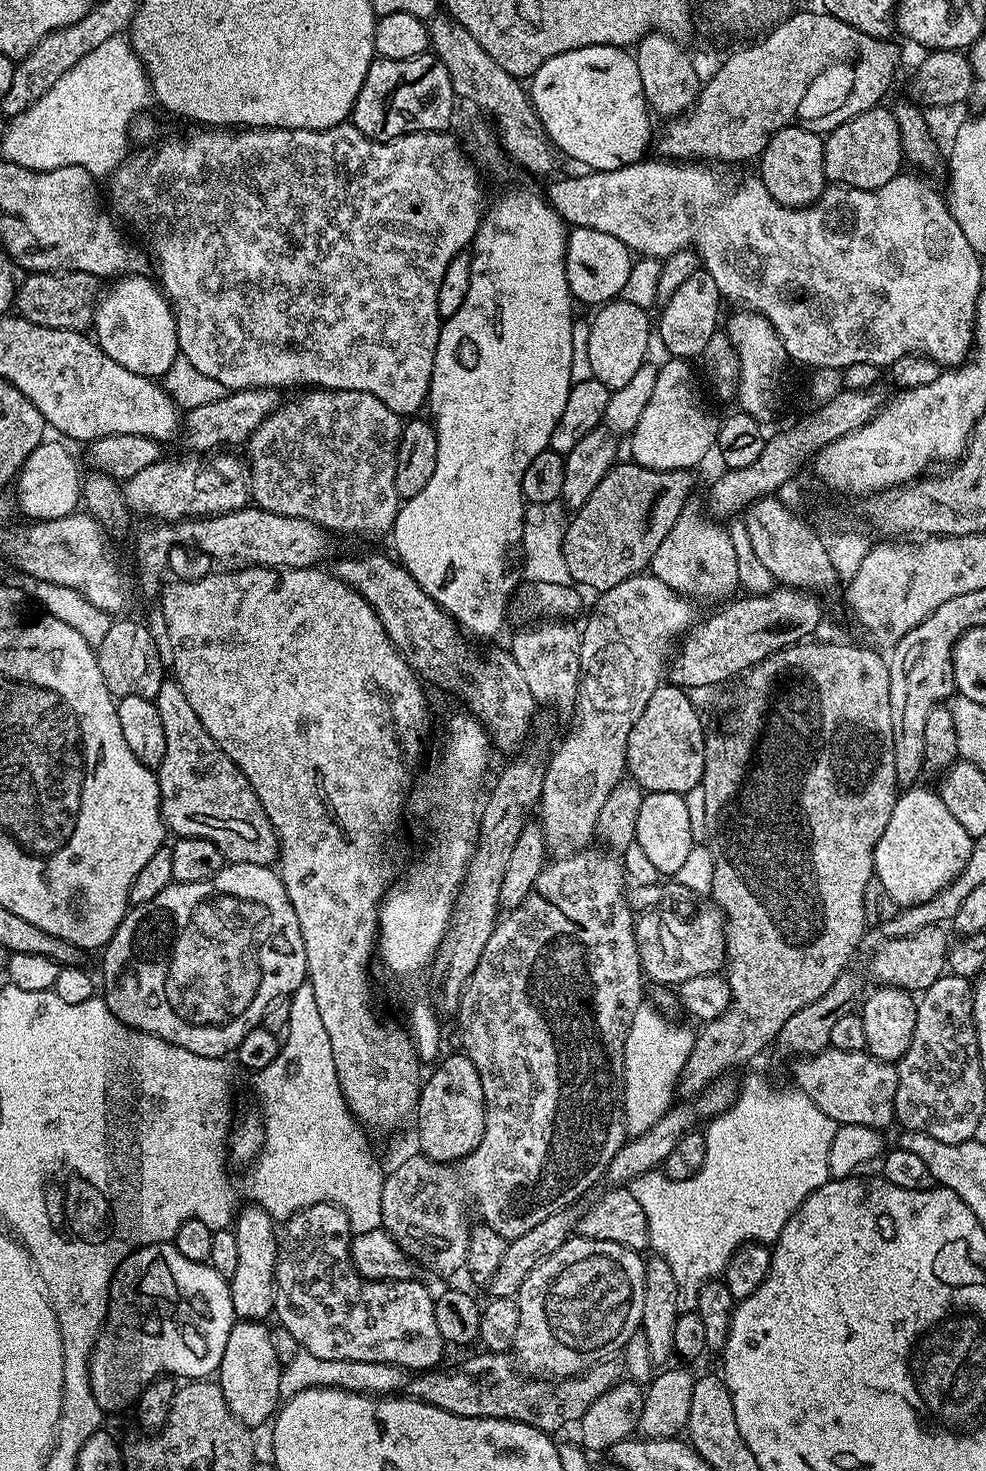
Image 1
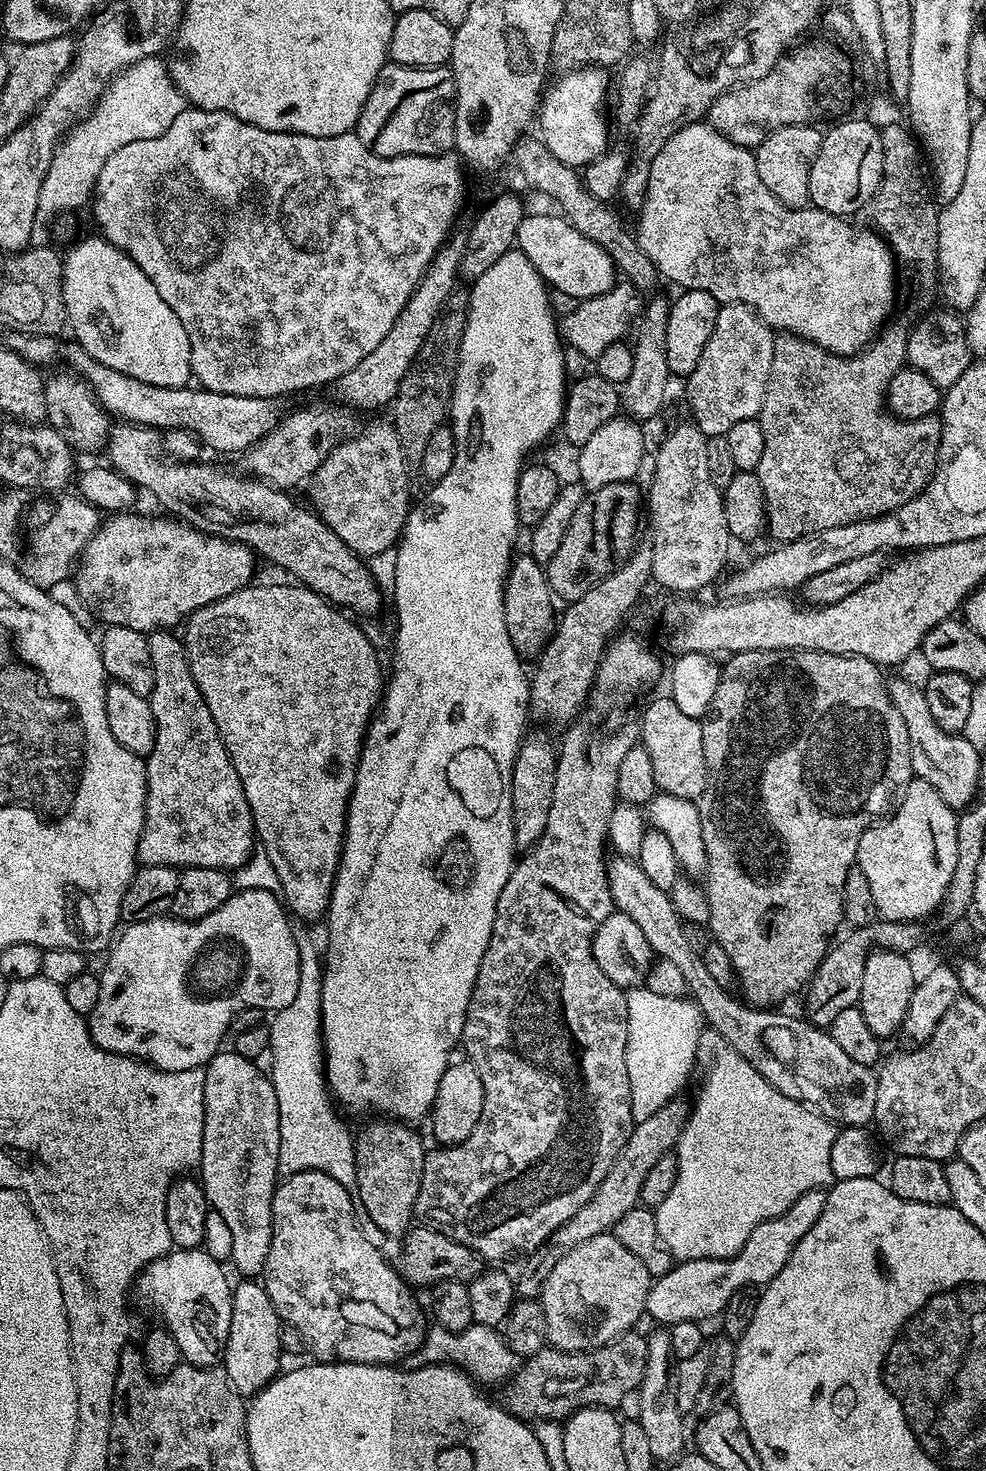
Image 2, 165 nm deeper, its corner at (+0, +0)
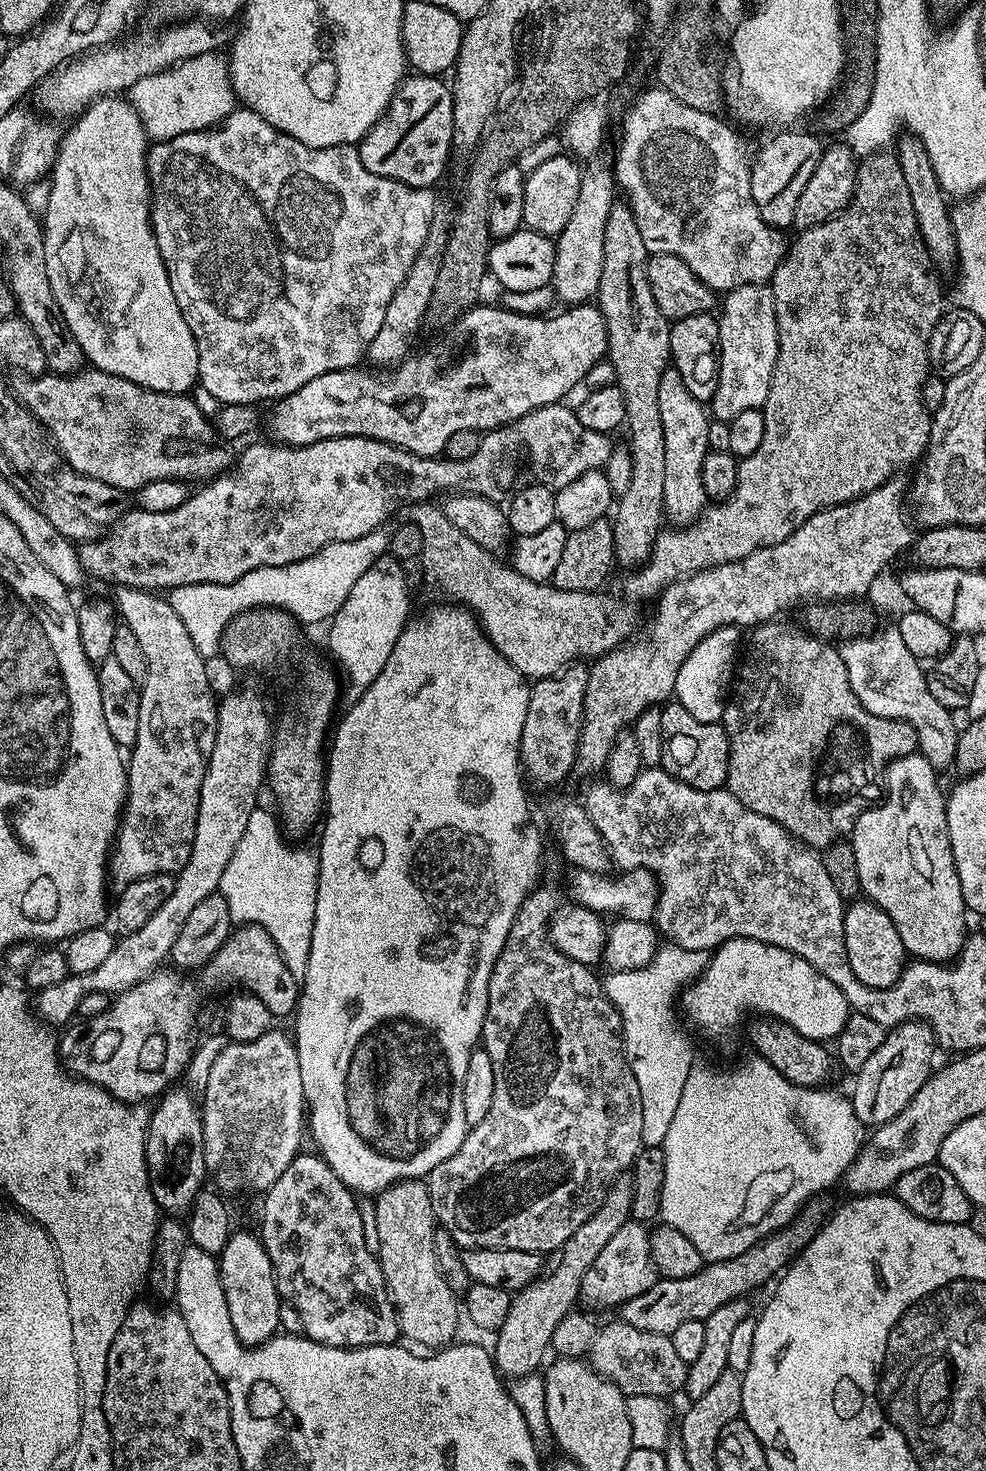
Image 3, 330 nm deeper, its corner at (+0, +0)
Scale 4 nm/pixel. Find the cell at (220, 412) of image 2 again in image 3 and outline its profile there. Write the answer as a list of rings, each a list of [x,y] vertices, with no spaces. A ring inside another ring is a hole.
[[[595,303],[565,307],[565,312],[557,316],[527,316],[503,306],[495,307],[477,306],[463,312],[447,331],[437,335],[440,337],[433,344],[425,346],[424,352],[409,354],[391,370],[357,366],[310,378],[306,386],[271,405],[272,413],[266,416],[266,428],[268,424],[268,432],[272,435],[269,437],[275,443],[297,448],[330,438],[365,436],[396,448],[405,448],[407,452],[419,456],[436,458],[443,453],[446,442],[450,442],[450,434],[458,434],[458,430],[474,430],[483,434],[514,422],[535,408],[561,403],[564,395],[581,387],[587,372],[605,359],[608,351],[606,322]]]

